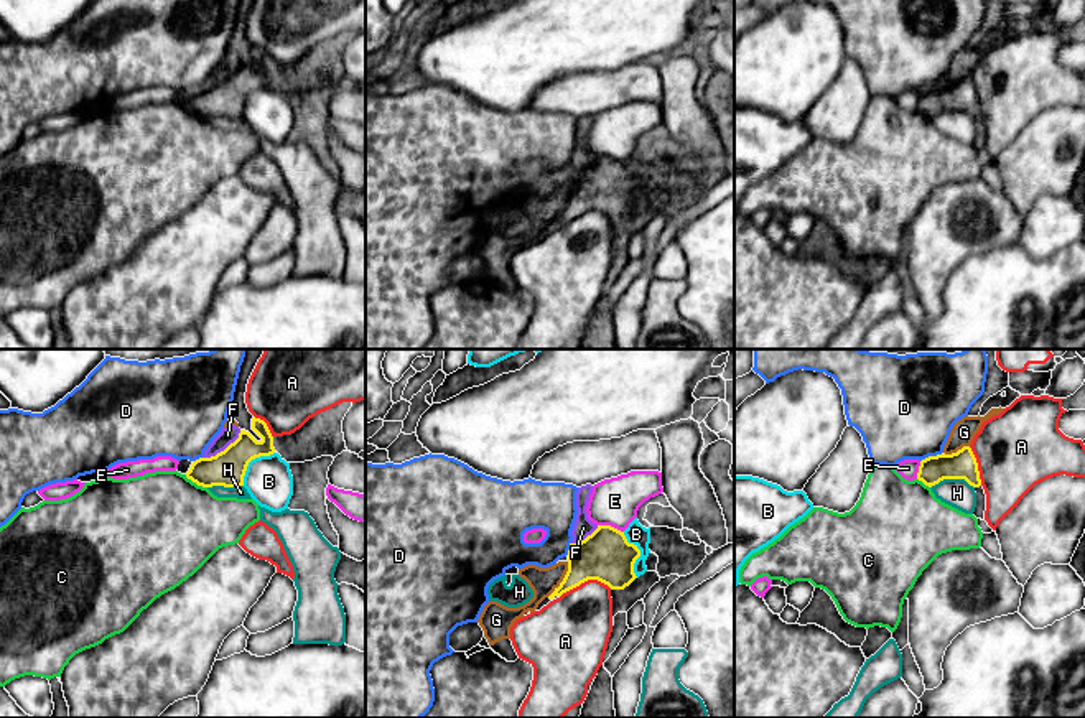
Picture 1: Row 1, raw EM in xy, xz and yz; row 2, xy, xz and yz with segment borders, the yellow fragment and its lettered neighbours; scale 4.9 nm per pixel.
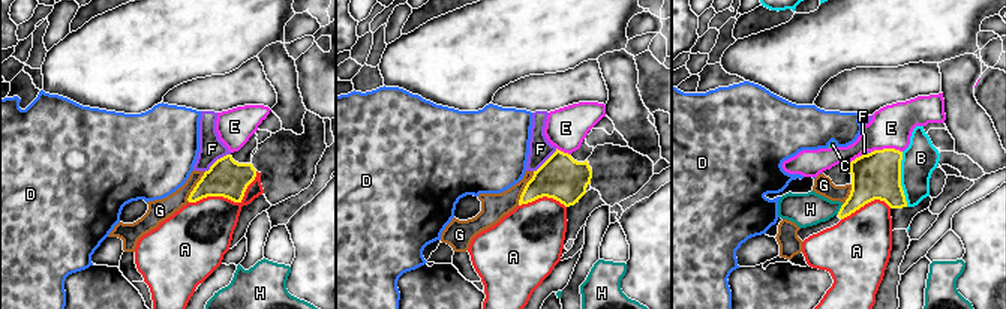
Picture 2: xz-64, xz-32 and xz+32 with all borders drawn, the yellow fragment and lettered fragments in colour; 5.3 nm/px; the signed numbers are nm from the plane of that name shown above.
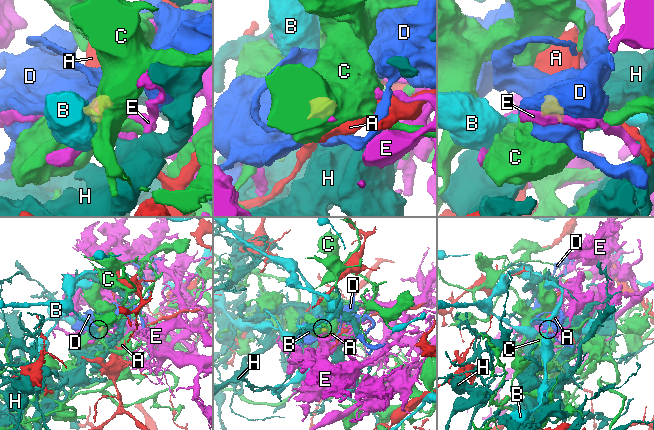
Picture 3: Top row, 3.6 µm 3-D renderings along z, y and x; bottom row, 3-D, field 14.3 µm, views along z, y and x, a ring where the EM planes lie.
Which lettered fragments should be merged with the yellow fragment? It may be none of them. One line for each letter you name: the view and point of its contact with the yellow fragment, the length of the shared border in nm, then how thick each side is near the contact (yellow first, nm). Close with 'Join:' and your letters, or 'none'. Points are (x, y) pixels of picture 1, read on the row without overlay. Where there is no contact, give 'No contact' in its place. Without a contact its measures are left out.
Join: none

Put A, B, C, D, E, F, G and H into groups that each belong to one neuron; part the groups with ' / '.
A / B / C / D / E / F G / H

